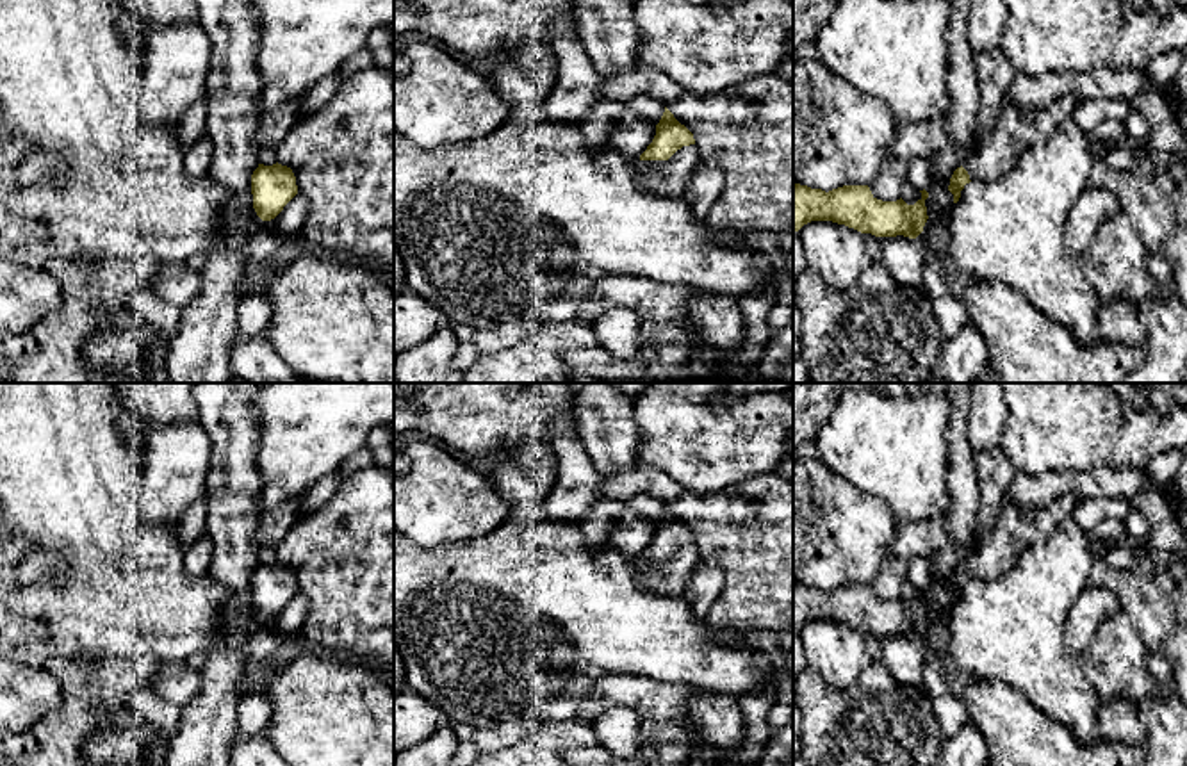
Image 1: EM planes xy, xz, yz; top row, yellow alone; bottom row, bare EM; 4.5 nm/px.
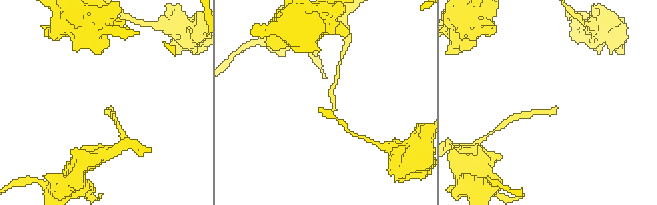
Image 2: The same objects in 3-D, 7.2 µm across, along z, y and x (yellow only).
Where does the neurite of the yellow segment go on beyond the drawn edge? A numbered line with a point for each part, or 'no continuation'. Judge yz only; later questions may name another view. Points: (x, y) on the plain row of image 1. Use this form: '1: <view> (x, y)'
1: yz (1016, 528)

